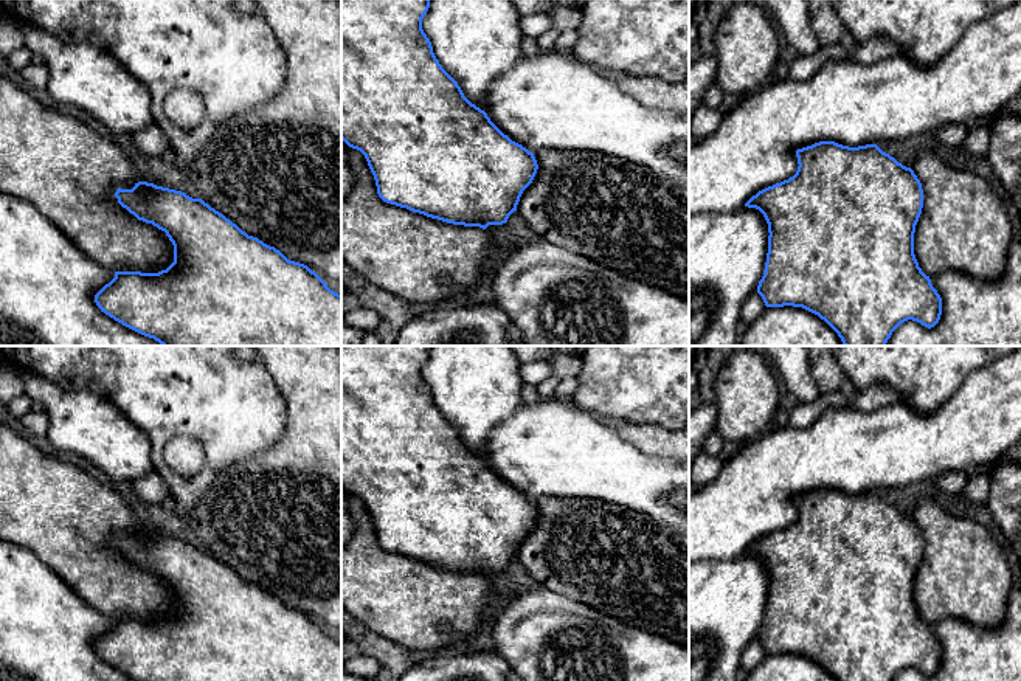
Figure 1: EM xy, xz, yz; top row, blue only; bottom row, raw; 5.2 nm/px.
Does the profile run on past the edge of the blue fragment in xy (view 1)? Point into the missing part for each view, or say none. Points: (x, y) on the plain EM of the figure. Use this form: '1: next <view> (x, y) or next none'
1: next none

